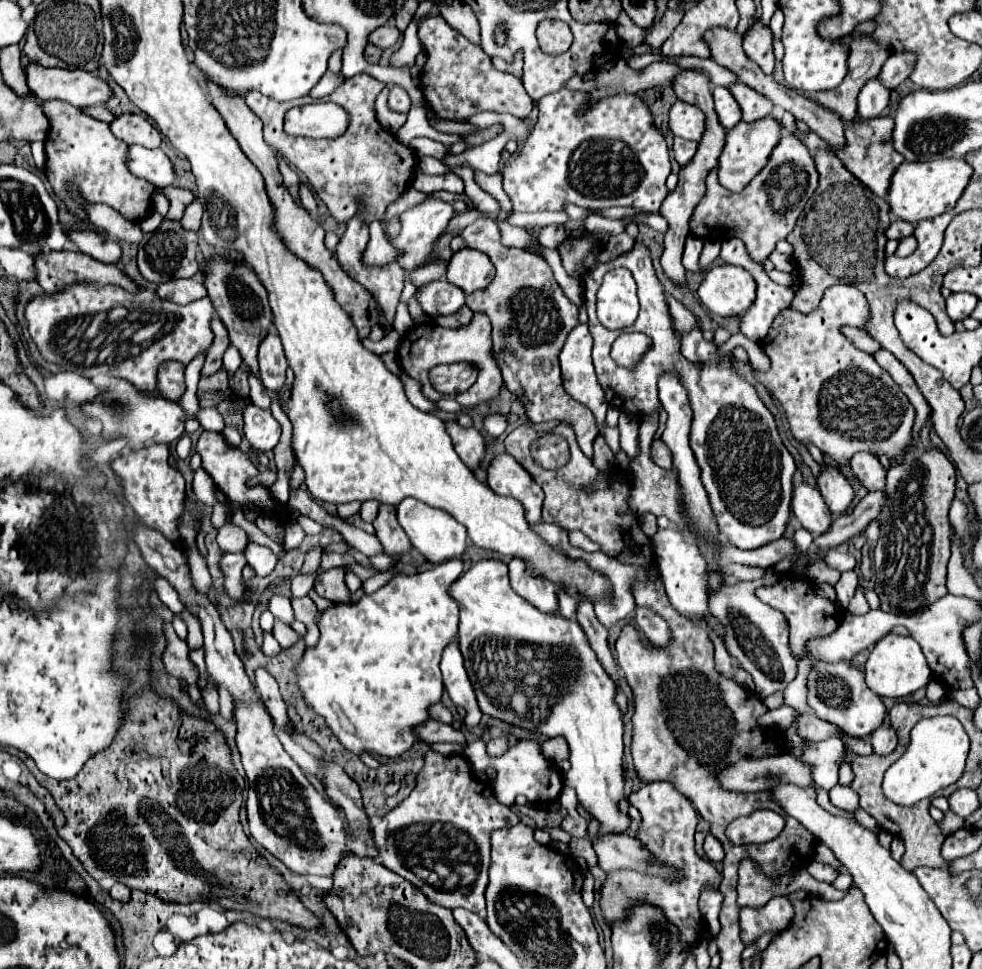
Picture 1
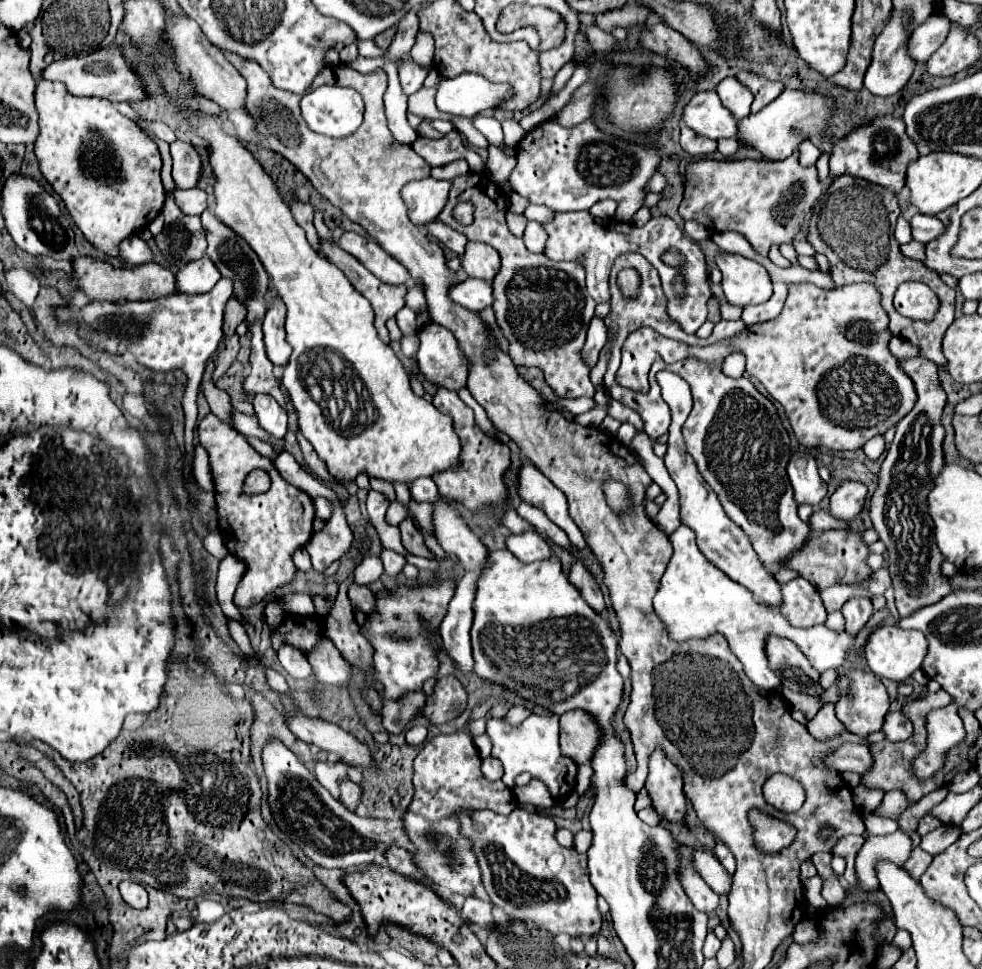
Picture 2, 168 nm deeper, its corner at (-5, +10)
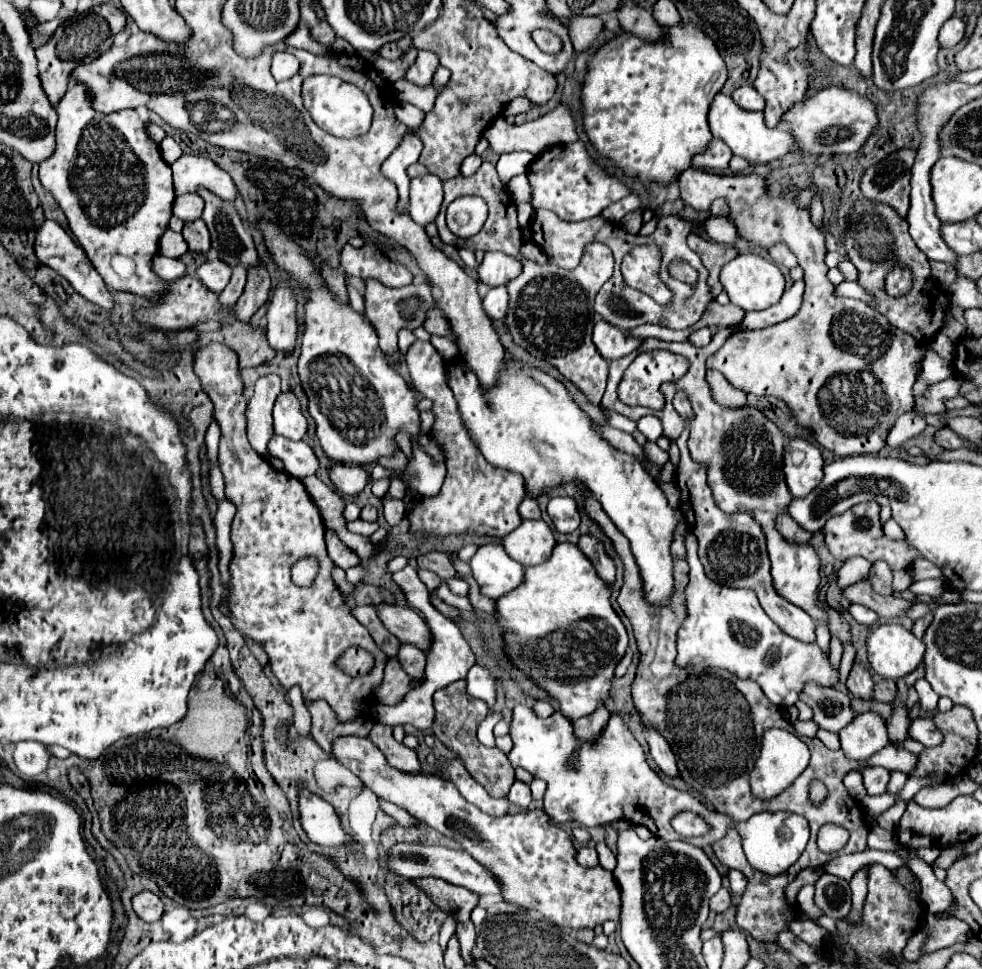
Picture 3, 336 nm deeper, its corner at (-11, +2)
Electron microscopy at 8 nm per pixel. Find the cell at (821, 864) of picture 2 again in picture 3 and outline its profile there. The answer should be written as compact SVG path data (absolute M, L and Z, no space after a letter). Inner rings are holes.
M824 872L816 880L814 890L816 890L814 902L826 916L830 916L834 920L842 920L848 916L848 912L852 908L852 900L850 900L852 892L844 878Z

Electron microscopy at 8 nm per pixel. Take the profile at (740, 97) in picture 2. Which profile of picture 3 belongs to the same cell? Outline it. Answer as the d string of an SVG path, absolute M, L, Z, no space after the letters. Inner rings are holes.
M740 86L738 90L734 90L732 98L744 110L762 110L764 108L764 98L756 92L754 86Z

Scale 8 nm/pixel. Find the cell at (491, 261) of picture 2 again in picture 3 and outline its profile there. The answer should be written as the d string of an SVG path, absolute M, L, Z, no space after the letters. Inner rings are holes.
M486 252L482 264L478 266L480 282L488 286L502 286L520 276L522 262L514 256L508 256L504 252Z

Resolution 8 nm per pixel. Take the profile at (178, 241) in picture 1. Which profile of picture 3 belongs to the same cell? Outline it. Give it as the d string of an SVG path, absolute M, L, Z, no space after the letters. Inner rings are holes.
M196 218L194 222L184 224L184 240L188 242L188 248L194 252L208 252L210 250L210 234L202 218Z

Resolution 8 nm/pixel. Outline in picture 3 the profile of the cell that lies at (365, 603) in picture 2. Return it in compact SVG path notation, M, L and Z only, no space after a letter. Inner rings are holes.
M380 604L378 606L380 620L384 626L404 644L414 644L422 652L430 650L432 634L426 624L426 620L412 608L392 606L392 604Z

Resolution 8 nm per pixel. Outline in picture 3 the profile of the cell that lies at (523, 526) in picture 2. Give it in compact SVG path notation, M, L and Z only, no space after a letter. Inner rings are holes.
M416 340L406 354L406 364L412 378L412 388L420 396L432 400L432 434L436 436L448 466L448 474L440 492L436 496L422 496L412 506L408 514L410 532L424 538L430 534L438 538L450 534L504 538L516 526L520 526L522 518L518 514L518 504L526 496L524 480L516 472L488 464L472 440L468 440L468 432L464 432L464 424L460 424L460 412L456 412L452 392L448 392L448 384L444 384L444 360L430 342Z

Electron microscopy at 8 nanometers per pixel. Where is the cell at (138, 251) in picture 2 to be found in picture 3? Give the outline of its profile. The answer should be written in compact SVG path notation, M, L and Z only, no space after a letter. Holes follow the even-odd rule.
M156 256L154 260L154 268L156 274L168 282L176 282L178 278L186 276L186 264L182 260L174 260L174 258L166 258L166 256Z

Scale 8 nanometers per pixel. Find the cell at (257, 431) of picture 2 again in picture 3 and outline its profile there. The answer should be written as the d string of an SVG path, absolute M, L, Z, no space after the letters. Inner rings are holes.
M274 436L270 452L274 458L280 458L284 462L284 470L296 478L312 476L318 470L318 458L314 450L302 440L294 442L284 436Z

